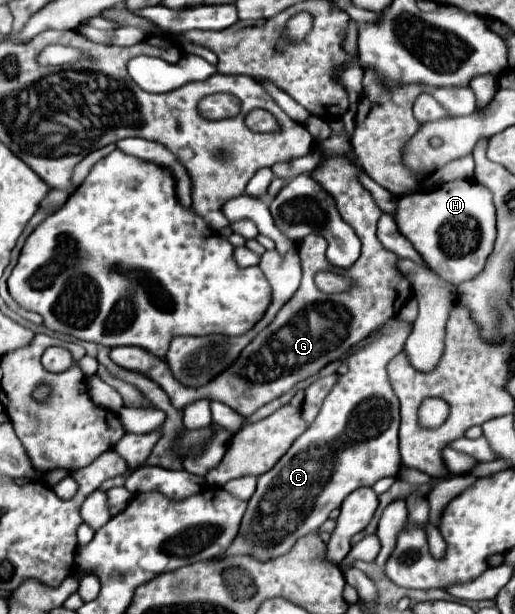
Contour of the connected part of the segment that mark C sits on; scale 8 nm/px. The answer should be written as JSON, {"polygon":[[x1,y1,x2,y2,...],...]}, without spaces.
{"polygon":[[393,316,389,322,385,322,385,326,379,326,373,332,373,336,381,334,381,338,369,340,363,348,359,348,347,358,349,372,341,376,339,382,333,386,315,422,293,442,289,452,277,462,277,466,269,470,269,474,257,478,257,490,247,502,247,512,241,520,241,530,237,532,237,538,231,542,229,550,223,556,245,554,261,562,273,560,289,552,301,536,317,532,319,526,329,518,331,510,341,506,347,494,363,486,373,486,377,480,385,476,397,474,397,470,401,468,398,438,400,405,387,384,385,366,393,358,393,354,399,354,403,350,409,330,411,326,397,326,397,316]]}

